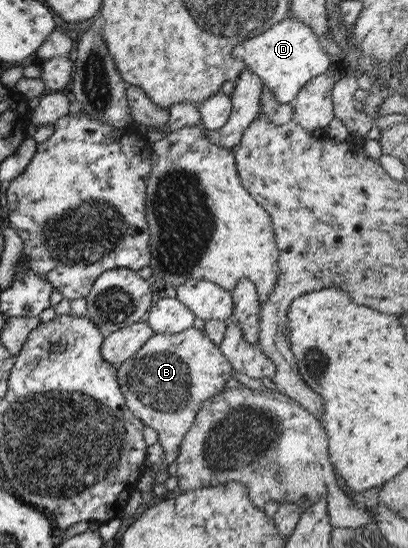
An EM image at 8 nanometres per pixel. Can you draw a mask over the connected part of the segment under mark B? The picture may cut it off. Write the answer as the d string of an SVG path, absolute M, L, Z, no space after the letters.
M193 327L187 328L176 334L156 334L153 335L136 351L130 358L117 365L117 381L126 406L143 422L143 426L151 427L157 434L156 442L163 448L164 454L161 459L152 466L145 466L143 472L137 480L136 489L141 494L151 489L153 474L160 469L166 469L167 465L176 460L179 453L180 442L184 433L190 428L191 422L196 416L196 411L201 404L215 394L225 390L225 382L234 372L231 364L205 334L203 330Z

